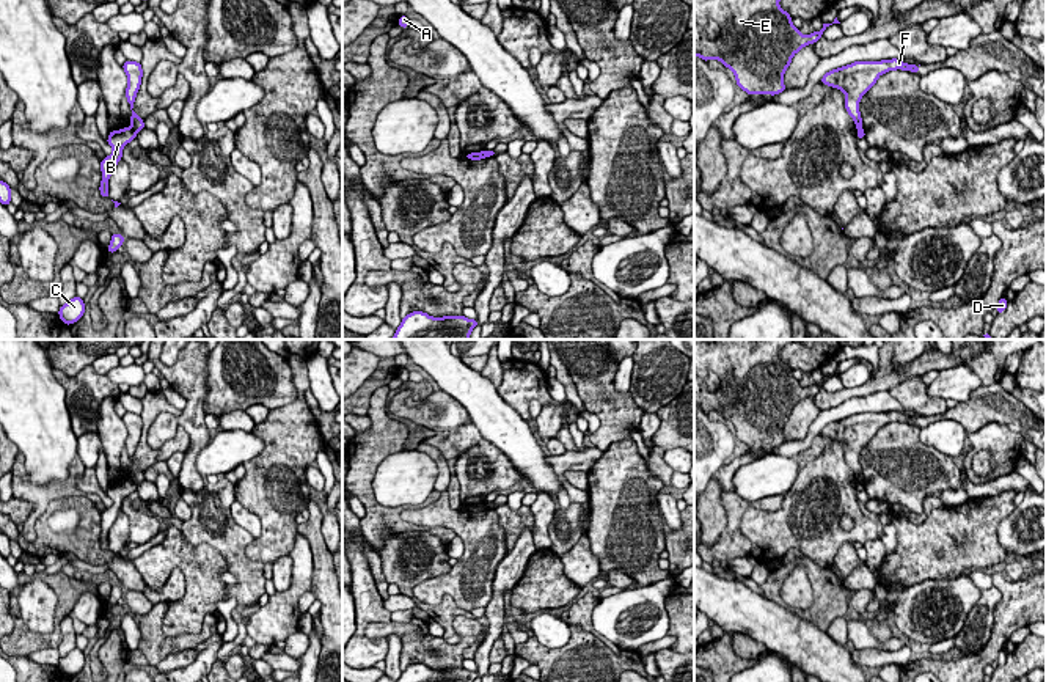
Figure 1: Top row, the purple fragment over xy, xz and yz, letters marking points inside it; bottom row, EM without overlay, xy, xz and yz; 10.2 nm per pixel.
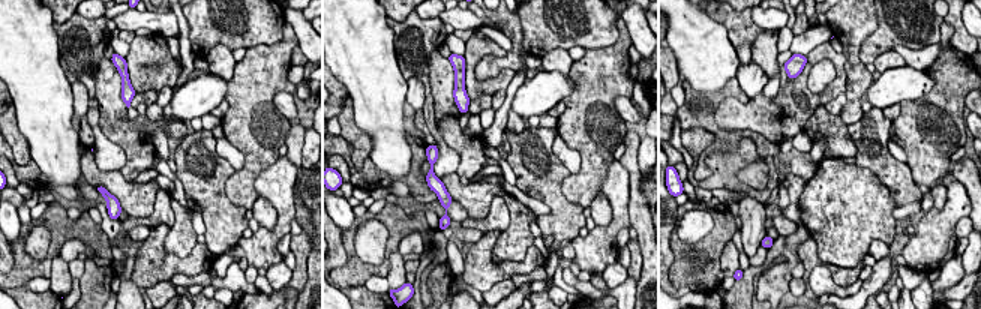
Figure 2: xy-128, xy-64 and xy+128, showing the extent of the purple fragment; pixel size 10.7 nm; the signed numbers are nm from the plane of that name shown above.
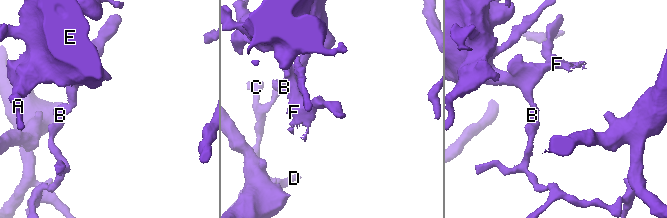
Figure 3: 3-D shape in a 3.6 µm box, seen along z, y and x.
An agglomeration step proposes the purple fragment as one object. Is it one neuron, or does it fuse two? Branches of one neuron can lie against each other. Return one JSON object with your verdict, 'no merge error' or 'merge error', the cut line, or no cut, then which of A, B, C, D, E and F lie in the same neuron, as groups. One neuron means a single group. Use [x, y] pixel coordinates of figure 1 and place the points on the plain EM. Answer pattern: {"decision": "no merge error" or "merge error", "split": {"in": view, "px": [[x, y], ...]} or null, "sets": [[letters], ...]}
{"decision": "merge error", "split": {"in": "xy", "px": [[132, 478], [135, 484]]}, "sets": [["A", "E", "F"], ["B", "C", "D"]]}

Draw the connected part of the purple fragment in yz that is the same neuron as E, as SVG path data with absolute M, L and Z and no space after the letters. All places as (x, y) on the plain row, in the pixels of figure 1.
M694 339L694 409L721 413L733 424L737 438L749 448L776 448L785 443L784 426L793 407L820 393L832 377L823 376L820 383L801 387L792 376L792 368L779 358L779 352L793 341L810 347L817 339Z

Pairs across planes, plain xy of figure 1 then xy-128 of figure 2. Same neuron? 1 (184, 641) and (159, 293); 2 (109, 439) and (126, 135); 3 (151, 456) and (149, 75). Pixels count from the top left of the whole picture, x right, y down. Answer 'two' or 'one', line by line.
1: two
2: one
3: one

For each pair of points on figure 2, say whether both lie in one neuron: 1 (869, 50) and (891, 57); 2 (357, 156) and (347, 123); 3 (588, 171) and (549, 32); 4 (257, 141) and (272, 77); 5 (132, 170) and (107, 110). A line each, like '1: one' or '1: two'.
1: two
2: one
3: two
4: one
5: one

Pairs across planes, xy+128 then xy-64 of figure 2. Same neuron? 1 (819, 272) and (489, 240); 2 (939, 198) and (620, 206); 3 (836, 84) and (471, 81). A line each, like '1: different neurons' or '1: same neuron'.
1: different neurons
2: different neurons
3: same neuron

